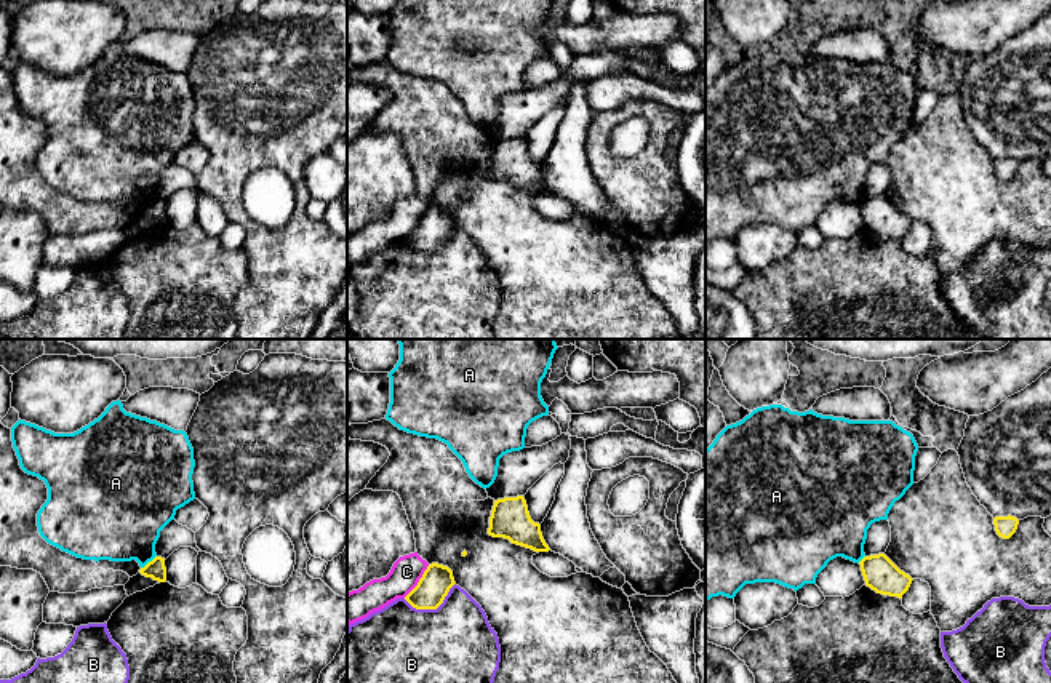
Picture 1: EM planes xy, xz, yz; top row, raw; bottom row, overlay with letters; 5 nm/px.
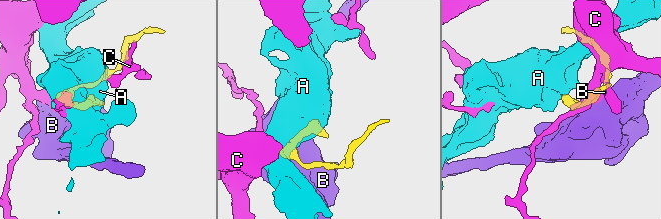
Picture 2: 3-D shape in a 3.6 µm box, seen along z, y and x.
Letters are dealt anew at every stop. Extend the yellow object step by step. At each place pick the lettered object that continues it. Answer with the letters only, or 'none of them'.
none of them

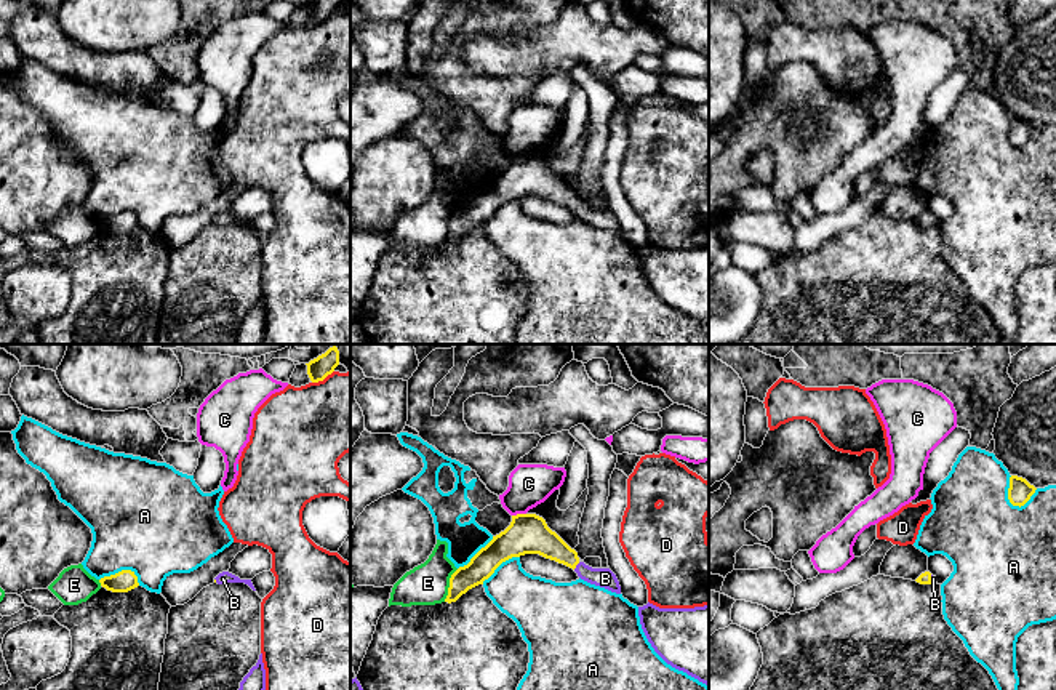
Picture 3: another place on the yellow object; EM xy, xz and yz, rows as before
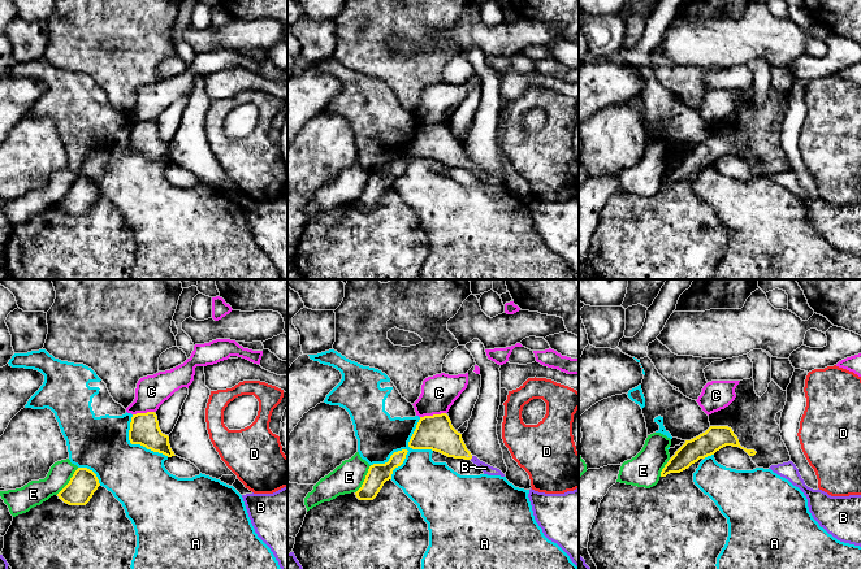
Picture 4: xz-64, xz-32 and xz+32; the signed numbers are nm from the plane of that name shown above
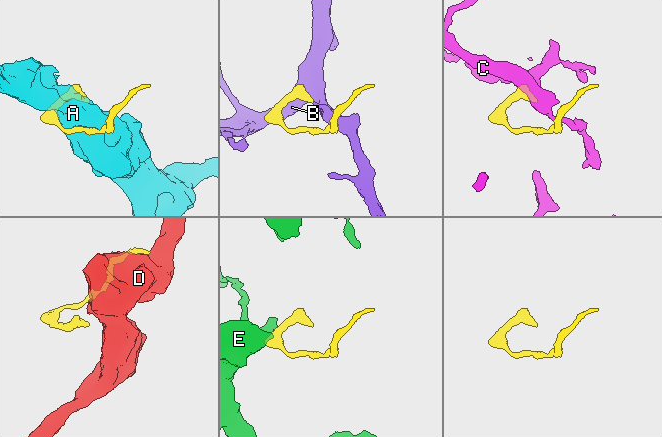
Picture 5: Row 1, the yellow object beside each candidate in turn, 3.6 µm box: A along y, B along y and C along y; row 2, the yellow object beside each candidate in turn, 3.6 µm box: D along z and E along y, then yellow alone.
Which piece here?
B

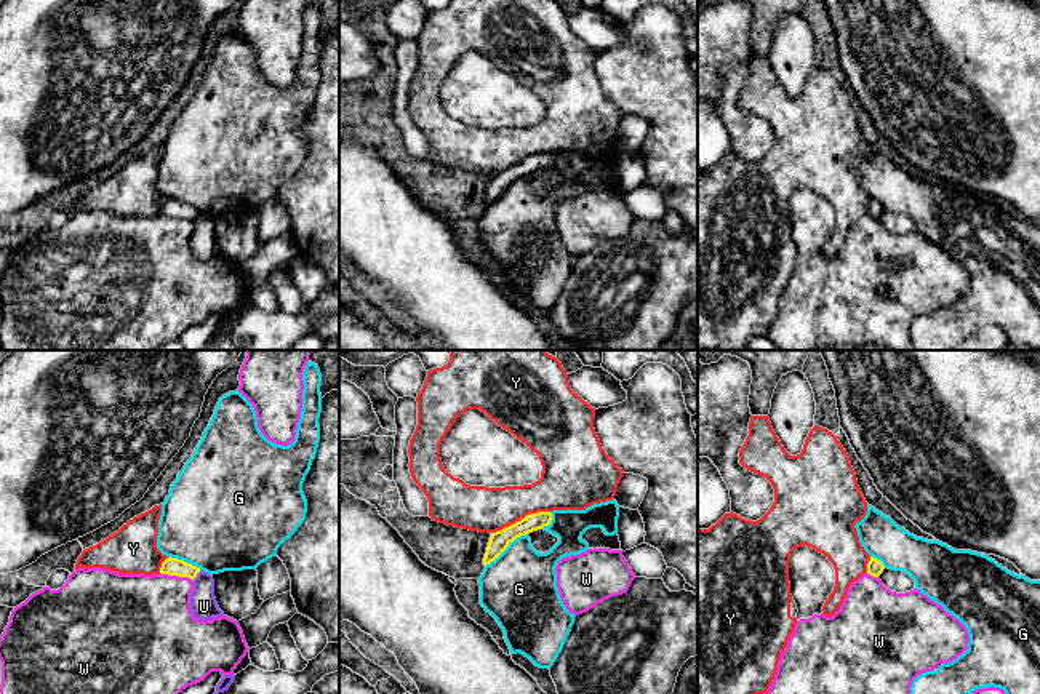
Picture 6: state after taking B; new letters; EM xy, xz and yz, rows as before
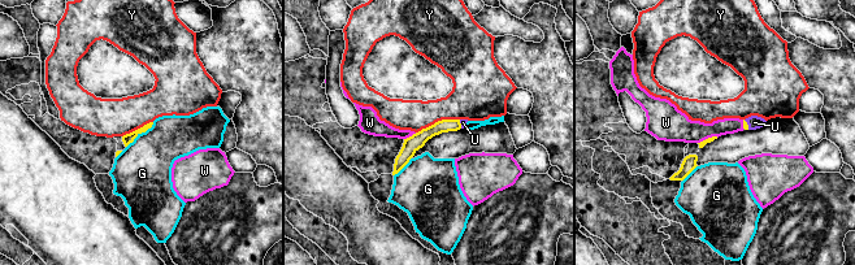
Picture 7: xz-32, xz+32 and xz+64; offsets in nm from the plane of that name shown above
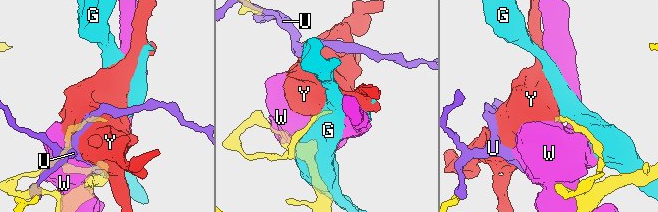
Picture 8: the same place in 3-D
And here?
none of them

